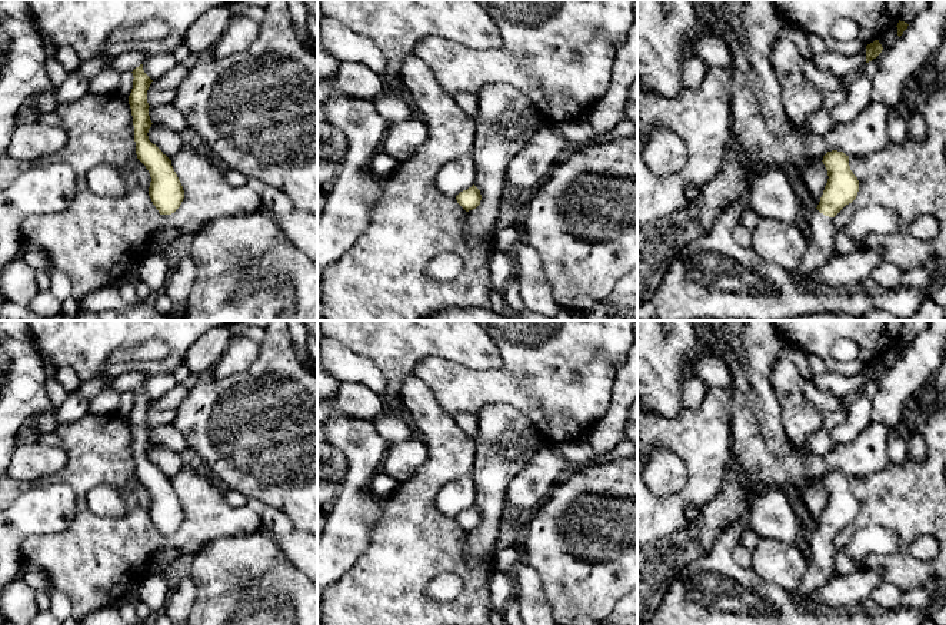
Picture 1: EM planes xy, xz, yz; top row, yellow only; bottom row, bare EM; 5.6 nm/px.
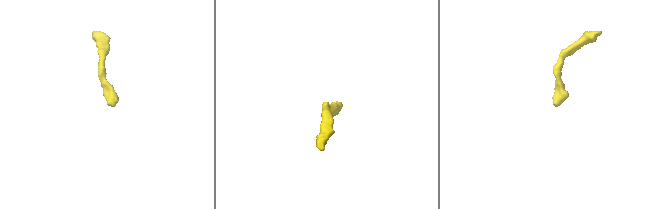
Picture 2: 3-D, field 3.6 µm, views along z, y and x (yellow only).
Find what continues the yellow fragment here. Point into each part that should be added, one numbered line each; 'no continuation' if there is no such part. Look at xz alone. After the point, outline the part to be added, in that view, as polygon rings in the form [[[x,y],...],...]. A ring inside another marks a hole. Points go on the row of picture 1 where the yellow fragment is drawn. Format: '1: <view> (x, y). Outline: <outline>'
no continuation

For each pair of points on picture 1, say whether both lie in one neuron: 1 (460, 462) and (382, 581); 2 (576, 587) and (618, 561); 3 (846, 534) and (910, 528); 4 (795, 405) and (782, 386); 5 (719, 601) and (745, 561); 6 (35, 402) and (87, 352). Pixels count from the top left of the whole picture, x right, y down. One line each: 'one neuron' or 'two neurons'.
1: one neuron
2: one neuron
3: one neuron
4: one neuron
5: two neurons
6: two neurons

